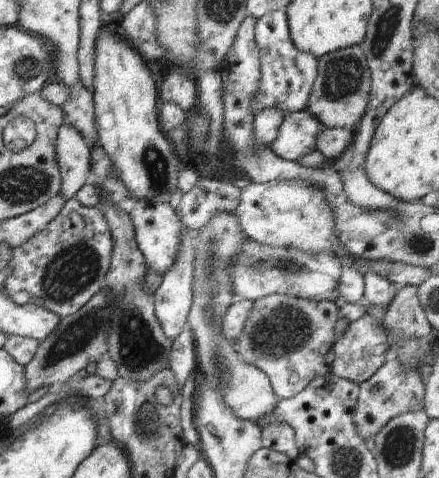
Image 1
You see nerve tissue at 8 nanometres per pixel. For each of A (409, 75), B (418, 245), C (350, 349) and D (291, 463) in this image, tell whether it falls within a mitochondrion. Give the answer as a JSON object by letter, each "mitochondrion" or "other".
{"A":"other","B":"mitochondrion","C":"other","D":"other"}

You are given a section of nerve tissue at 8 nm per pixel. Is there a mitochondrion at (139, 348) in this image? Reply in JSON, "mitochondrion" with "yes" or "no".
{"mitochondrion":"yes"}

